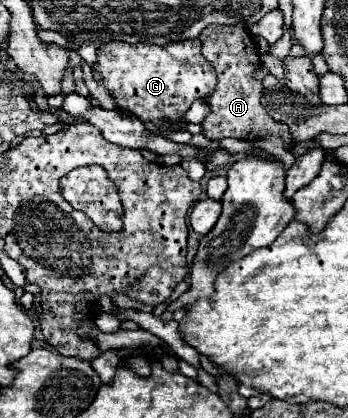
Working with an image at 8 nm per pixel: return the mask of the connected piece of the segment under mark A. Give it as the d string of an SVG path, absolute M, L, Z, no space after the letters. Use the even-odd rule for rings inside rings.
M210 24L198 36L202 40L204 58L216 68L218 84L210 96L210 114L204 118L204 136L210 140L220 140L226 136L234 136L240 140L258 140L266 136L282 138L286 150L292 148L292 132L286 124L276 122L262 106L262 80L254 78L254 72L260 68L260 52L252 36L246 32L244 24L236 26L220 26Z

